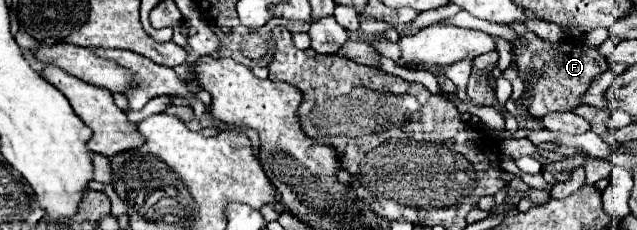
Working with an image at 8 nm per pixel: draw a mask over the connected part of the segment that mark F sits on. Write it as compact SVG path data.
M512 22L508 24L512 30L516 30L518 40L512 40L512 62L518 68L518 74L522 82L528 86L524 94L516 100L516 104L526 104L528 102L528 112L534 118L542 118L548 112L566 112L574 110L576 106L582 104L582 94L590 88L592 80L602 74L608 68L606 58L600 54L598 46L586 46L578 44L578 40L564 38L562 42L546 42L538 38L534 32L526 30L522 22Z

